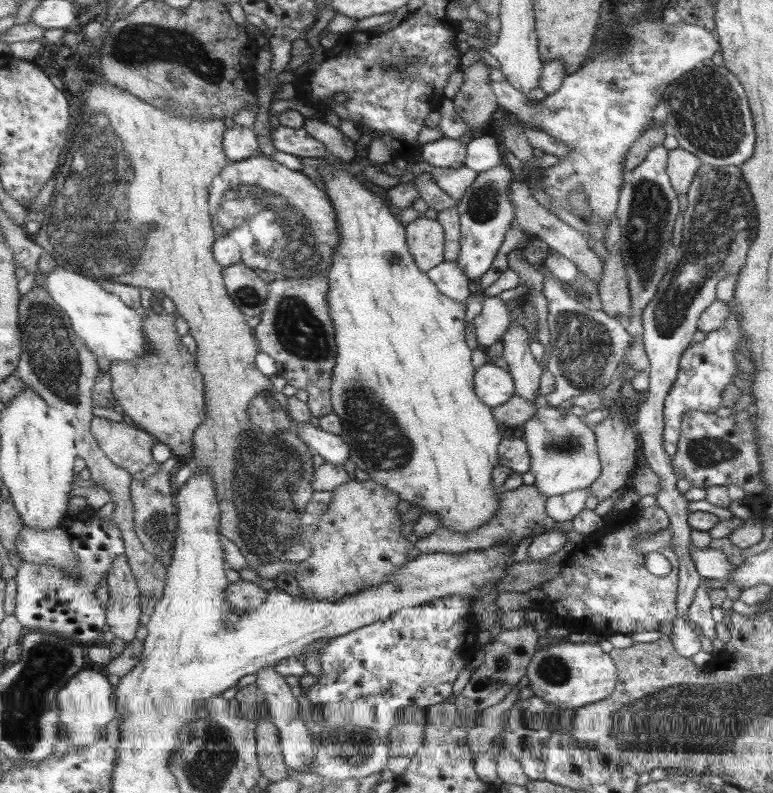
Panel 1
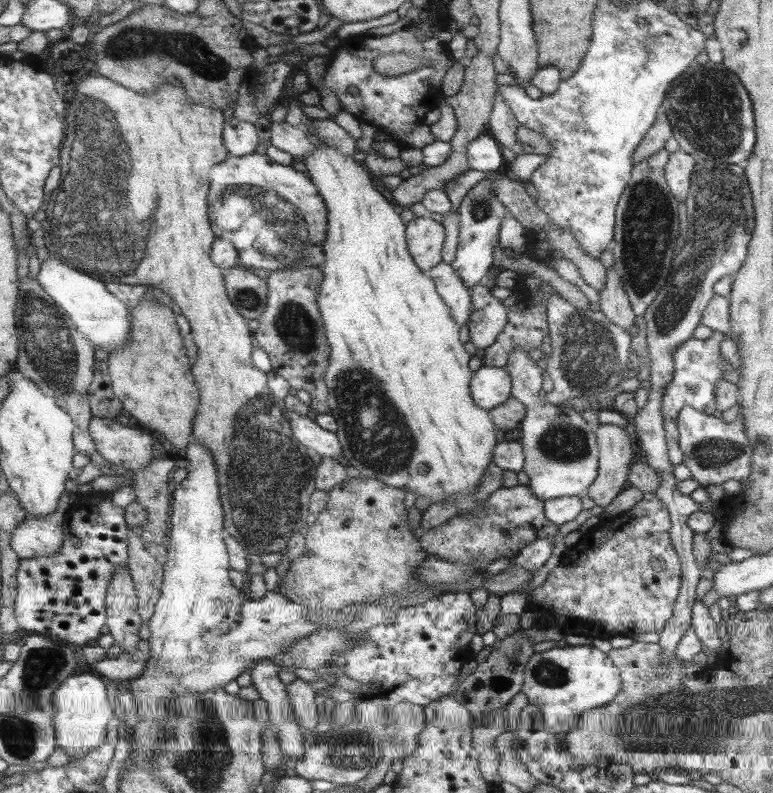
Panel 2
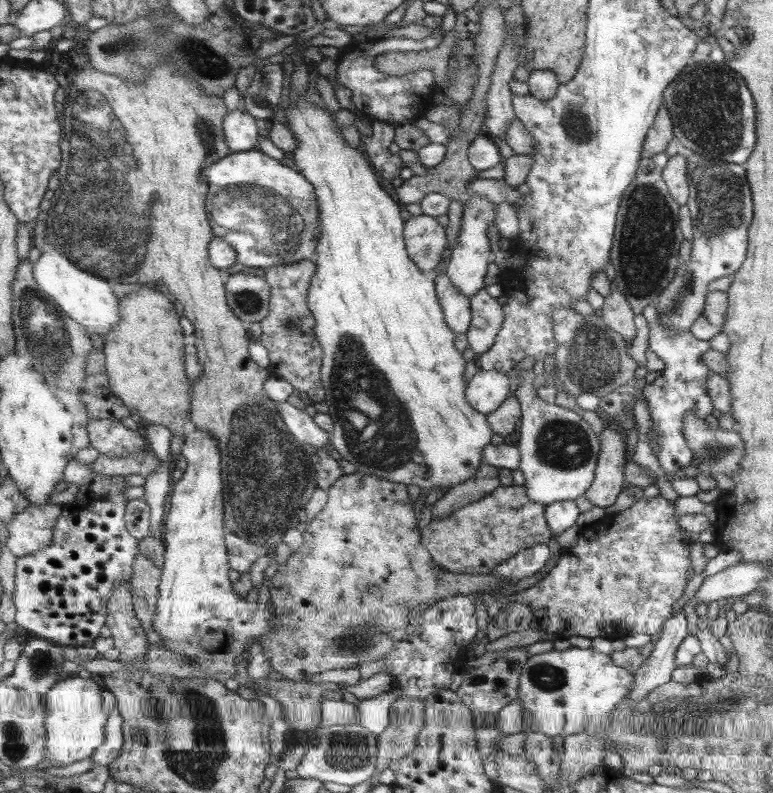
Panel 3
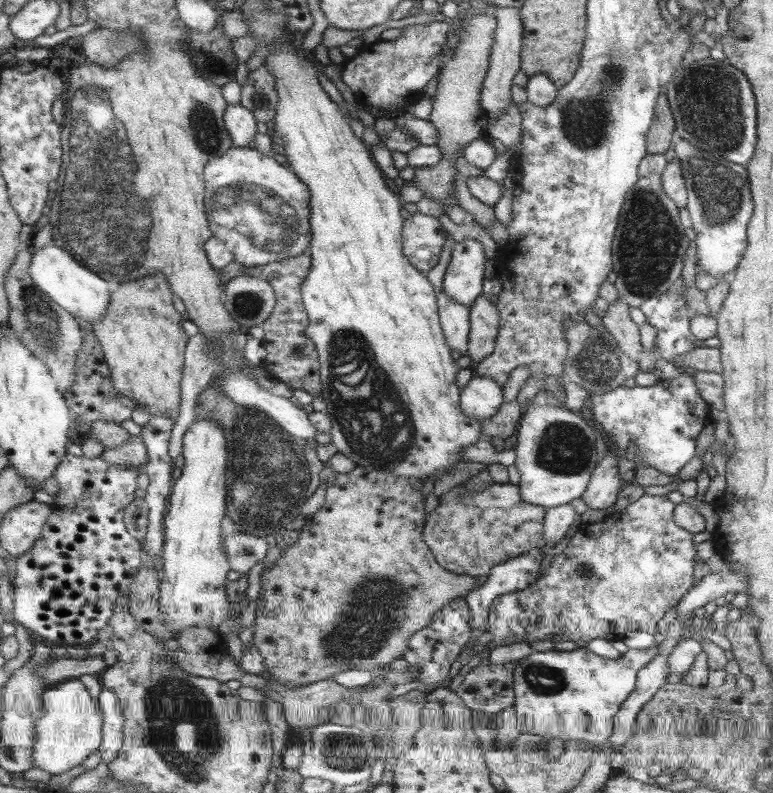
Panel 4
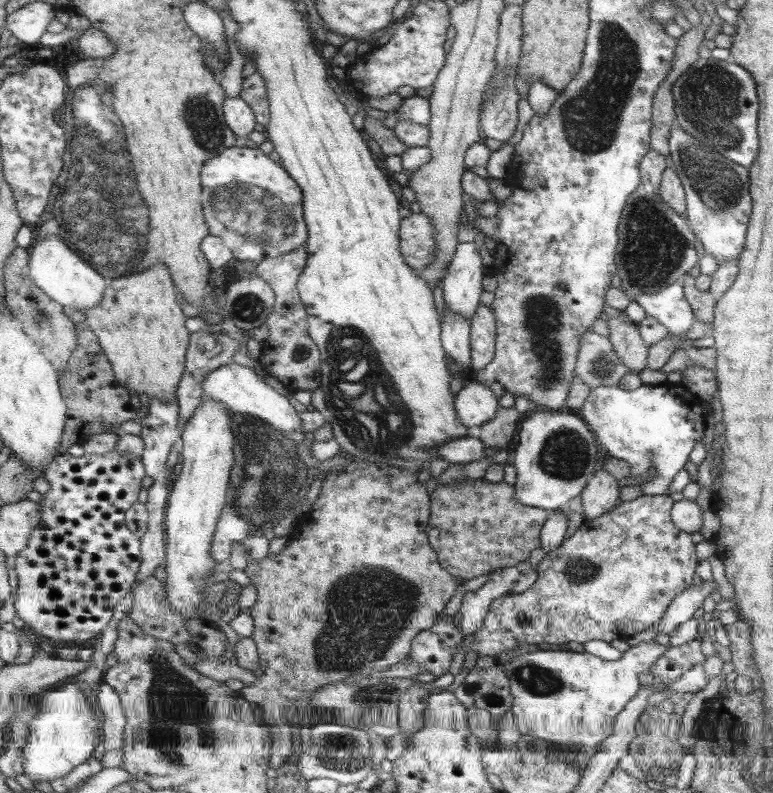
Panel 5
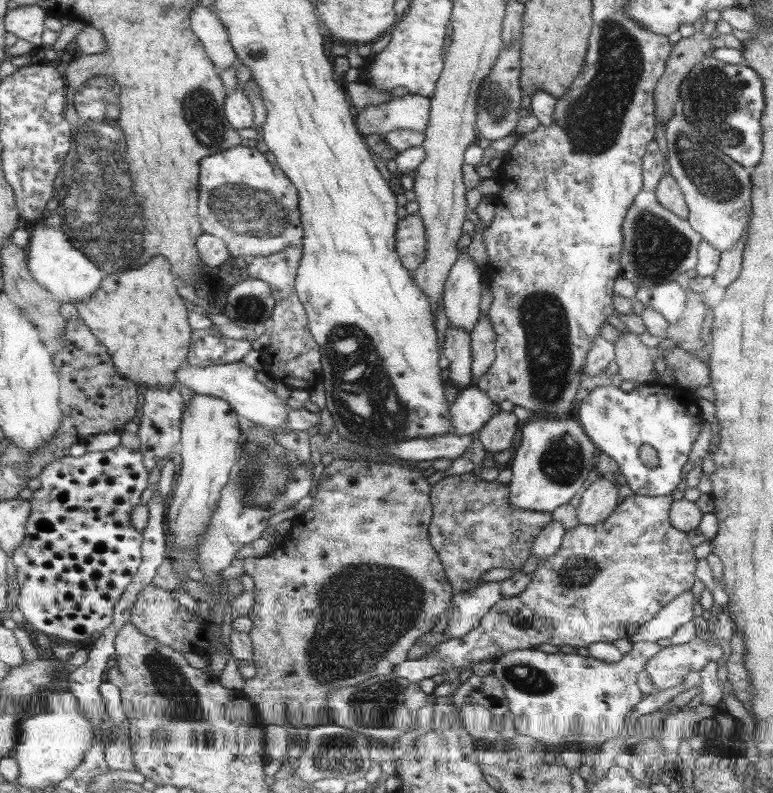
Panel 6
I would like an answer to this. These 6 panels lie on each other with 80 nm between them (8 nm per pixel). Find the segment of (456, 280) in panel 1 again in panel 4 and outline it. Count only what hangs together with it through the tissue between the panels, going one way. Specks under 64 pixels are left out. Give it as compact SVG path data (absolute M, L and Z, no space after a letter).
M438 292L439 318L441 319L443 335L448 346L458 350L459 354L467 354L466 344L469 332L469 310L455 300L449 300L445 292Z

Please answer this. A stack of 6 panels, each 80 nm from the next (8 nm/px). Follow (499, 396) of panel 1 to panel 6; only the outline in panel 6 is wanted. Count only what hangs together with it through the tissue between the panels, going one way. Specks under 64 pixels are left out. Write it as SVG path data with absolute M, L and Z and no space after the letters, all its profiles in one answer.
M474 385L460 390L455 401L450 404L450 422L452 424L452 432L456 435L472 435L486 424L492 417L491 408L494 404L490 398L487 398L483 391L478 390Z

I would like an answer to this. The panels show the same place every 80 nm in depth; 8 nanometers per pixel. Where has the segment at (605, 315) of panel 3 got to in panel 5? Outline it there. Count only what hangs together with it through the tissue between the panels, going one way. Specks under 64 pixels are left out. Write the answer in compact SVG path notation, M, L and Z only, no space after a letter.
M606 318L609 342L615 354L628 368L628 372L638 374L645 366L647 346L638 334L634 324L626 324L617 318Z

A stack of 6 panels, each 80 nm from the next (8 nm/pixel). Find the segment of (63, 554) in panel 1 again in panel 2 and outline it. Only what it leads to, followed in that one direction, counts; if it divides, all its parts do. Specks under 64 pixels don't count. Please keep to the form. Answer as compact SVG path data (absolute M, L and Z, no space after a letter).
M68 492L63 495L60 507L56 512L44 518L27 516L11 537L12 547L22 559L47 558L55 556L65 543L63 532L65 521L72 503Z

